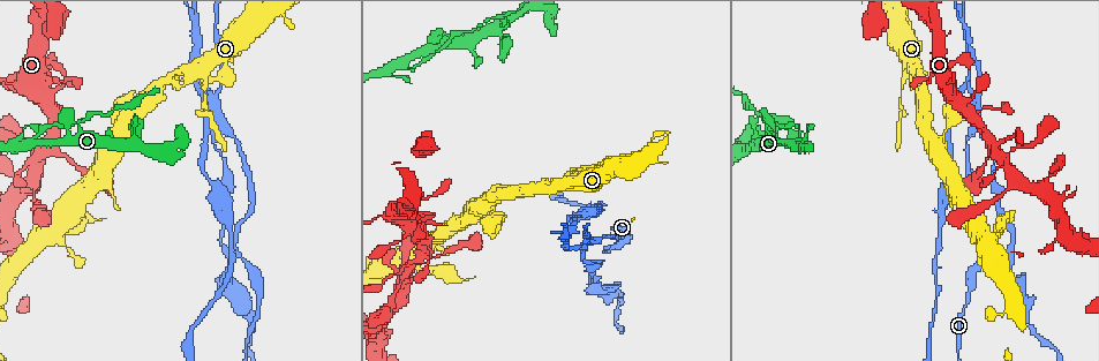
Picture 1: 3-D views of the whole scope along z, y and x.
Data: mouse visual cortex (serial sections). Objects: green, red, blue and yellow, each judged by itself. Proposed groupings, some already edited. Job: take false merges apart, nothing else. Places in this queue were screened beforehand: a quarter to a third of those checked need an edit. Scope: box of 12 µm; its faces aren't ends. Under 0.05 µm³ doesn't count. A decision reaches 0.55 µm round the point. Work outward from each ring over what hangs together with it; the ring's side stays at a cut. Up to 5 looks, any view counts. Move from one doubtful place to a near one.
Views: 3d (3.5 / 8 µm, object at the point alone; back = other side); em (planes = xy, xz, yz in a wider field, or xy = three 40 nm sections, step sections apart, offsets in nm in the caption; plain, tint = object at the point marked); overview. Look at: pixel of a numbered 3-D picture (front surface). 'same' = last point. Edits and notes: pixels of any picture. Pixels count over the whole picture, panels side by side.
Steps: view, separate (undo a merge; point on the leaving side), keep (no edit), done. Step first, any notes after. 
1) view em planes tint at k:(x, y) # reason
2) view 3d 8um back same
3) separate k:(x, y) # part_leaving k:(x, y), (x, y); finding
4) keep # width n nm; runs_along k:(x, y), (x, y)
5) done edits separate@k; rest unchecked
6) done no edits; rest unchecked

view 3d 8um back at 1:(496, 27) # narrows sharply

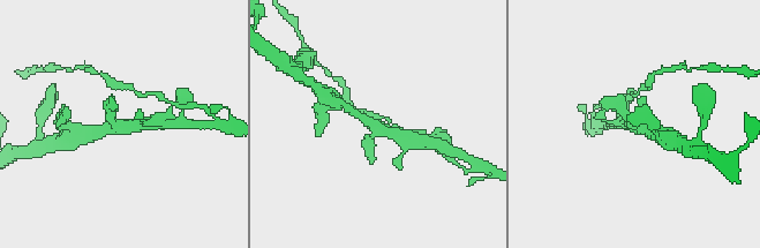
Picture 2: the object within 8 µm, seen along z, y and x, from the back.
view em xy step 5 tint at 2:(376, 126) # shape alone is not enough

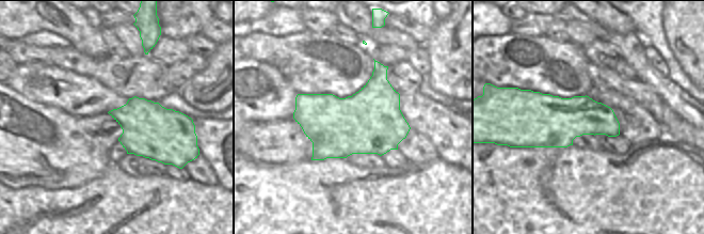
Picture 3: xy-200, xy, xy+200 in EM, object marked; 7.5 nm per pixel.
keep # runs_along 2:(409, 140), (366, 122), (351, 112); one cell here

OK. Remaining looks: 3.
view 3d 8um at 1:(432, 214) # sharp bend

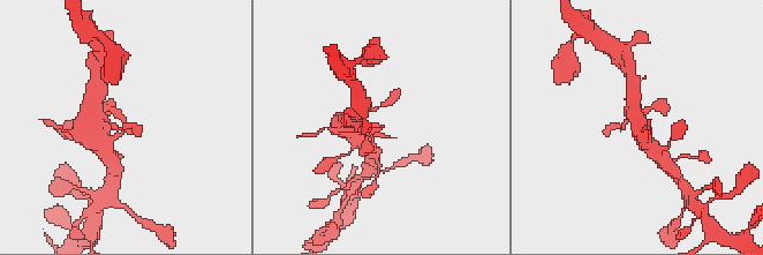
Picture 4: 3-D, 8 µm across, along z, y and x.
view 3d 3.5um at 4:(122, 130) # closer look

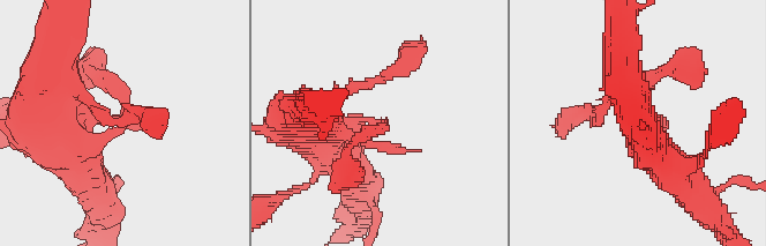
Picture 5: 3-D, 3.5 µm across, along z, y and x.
view em xy step 3 tint at 5:(382, 121) # shape alone is not enough

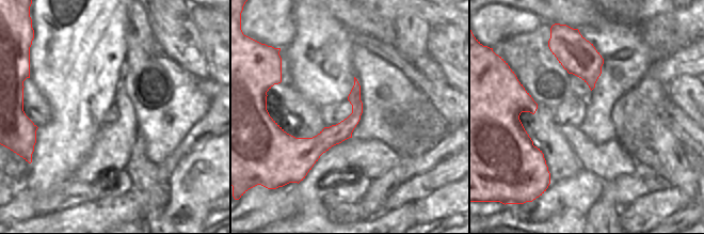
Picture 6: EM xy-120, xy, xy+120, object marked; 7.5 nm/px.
keep # width 150 nm; runs_along 5:(641, 129), (647, 80), (668, 69); one cell here

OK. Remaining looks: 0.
done no edits; rest unchecked

